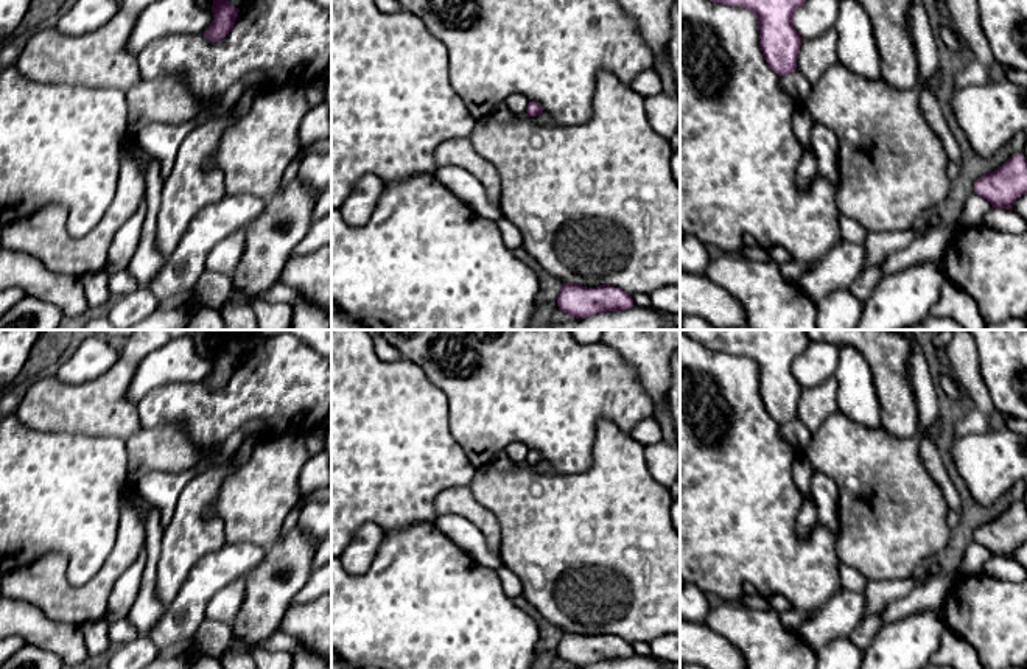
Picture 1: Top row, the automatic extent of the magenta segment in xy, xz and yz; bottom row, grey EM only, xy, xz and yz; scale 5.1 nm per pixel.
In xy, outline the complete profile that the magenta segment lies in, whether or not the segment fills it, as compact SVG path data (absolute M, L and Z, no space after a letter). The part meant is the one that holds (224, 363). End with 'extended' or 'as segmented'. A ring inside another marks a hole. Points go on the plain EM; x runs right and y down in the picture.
M213 330L213 369L212 373L202 381L202 384L212 391L219 391L232 380L240 358L227 349L227 342L233 334L241 333L255 334L257 330Z; as segmented

